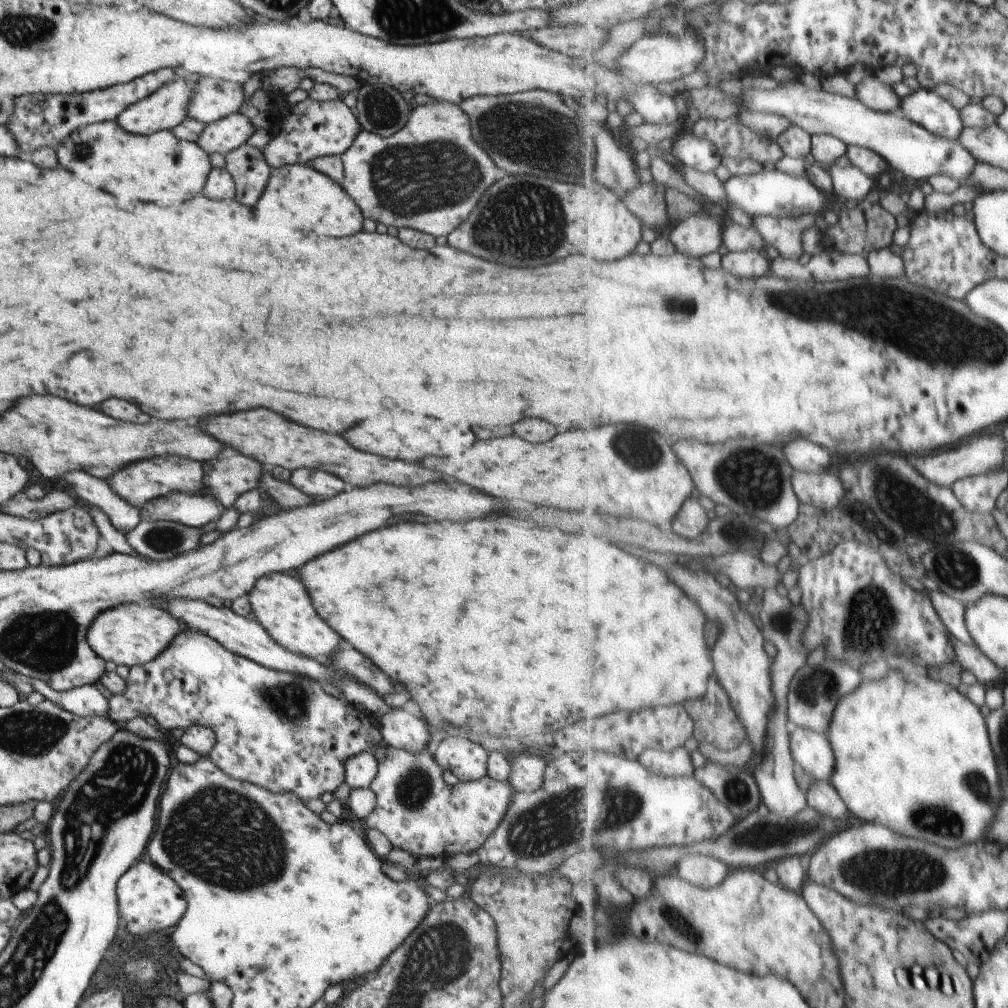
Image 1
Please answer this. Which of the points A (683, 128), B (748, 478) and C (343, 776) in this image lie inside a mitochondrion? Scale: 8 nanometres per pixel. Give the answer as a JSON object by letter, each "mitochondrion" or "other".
{"A":"other","B":"mitochondrion","C":"other"}

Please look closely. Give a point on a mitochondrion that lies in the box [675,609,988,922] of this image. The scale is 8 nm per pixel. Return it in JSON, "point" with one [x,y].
{"point":[884,870]}

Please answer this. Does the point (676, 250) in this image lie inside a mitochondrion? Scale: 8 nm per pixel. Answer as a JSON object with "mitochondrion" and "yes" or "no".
{"mitochondrion":"no"}

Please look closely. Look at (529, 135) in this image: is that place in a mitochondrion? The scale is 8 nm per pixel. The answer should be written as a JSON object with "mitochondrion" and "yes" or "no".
{"mitochondrion":"yes"}

